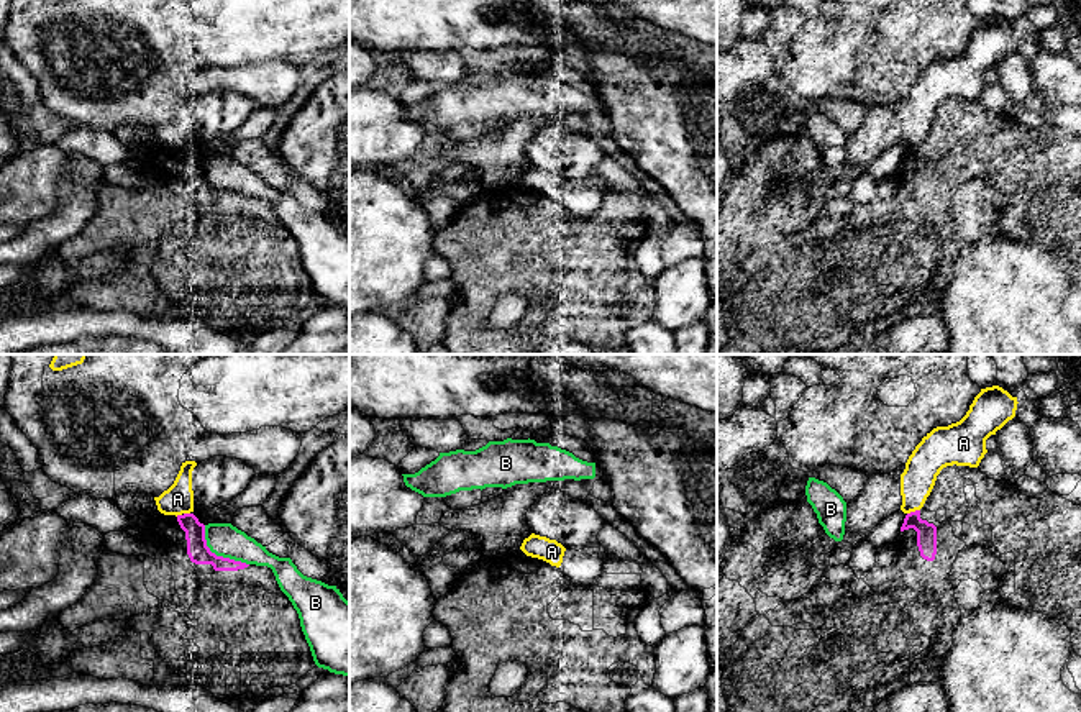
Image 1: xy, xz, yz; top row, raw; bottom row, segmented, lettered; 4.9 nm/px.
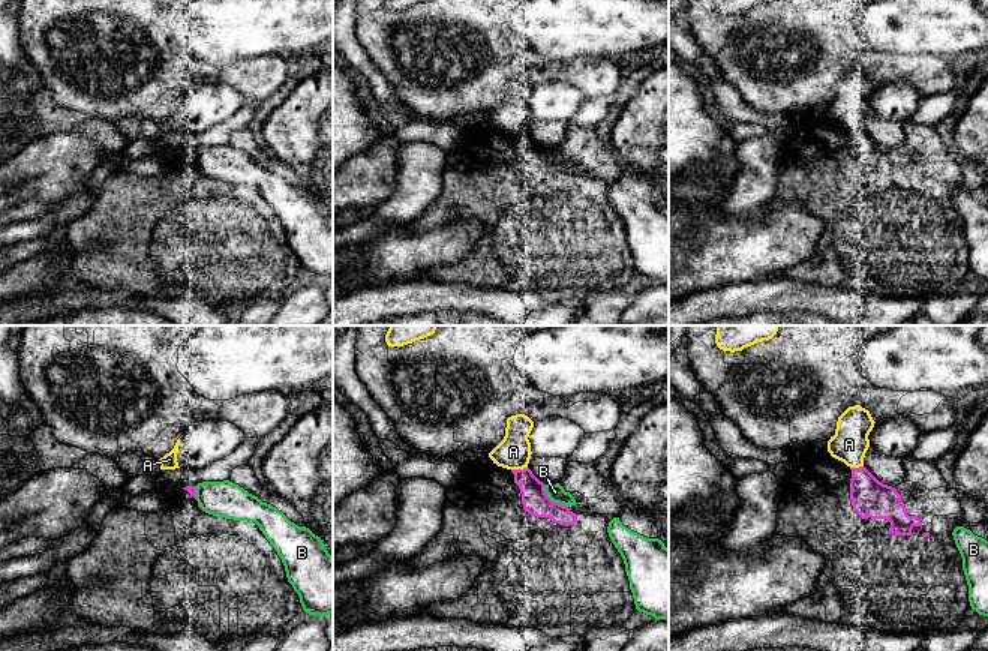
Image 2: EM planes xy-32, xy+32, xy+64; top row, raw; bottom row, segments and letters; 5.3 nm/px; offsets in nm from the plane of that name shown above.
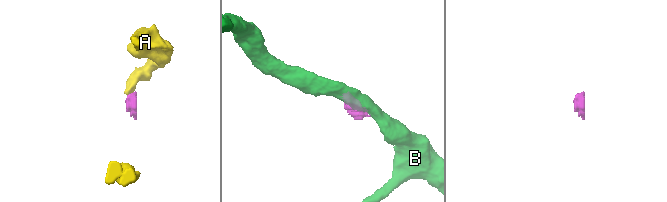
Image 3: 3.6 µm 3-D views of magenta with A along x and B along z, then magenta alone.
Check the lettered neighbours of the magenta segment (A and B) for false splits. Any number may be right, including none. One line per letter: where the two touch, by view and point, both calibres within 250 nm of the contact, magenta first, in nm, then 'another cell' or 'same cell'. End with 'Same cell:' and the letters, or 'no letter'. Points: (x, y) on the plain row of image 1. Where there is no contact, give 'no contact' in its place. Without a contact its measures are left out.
A: yz (912, 145) | 100/170 nm | another cell
B: xy (215, 187) | 110/160 nm | another cell
Same cell: no letter

